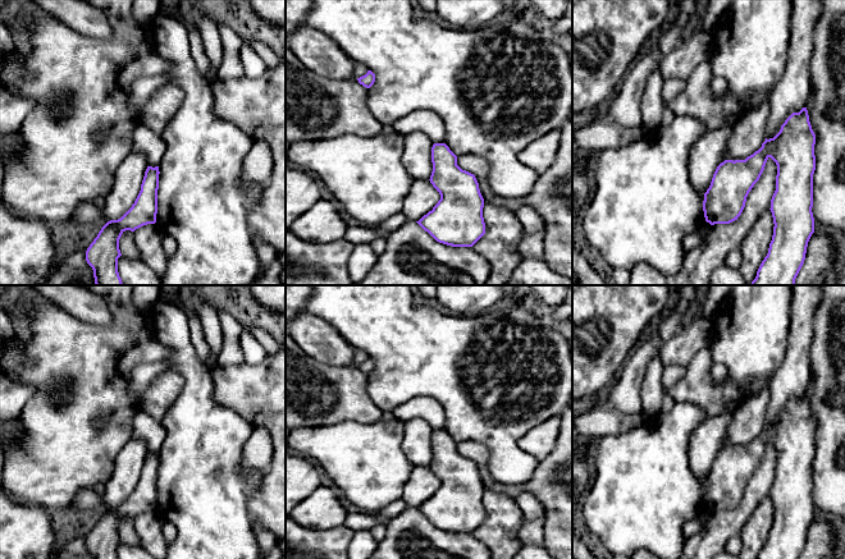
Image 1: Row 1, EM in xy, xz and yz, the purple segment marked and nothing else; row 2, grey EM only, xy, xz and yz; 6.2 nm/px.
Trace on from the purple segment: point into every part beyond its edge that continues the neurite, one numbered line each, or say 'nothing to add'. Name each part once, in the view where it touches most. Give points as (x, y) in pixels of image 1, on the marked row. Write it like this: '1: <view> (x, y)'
nothing to add

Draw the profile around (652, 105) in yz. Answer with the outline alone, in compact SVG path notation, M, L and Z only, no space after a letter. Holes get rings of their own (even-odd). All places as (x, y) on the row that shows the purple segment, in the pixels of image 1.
M659 65L648 75L645 90L641 97L641 120L647 130L661 125L662 114L666 109L662 100L662 83Z

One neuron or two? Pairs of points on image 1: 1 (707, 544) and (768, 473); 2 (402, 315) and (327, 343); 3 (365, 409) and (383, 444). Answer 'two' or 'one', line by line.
1: one
2: two
3: two

